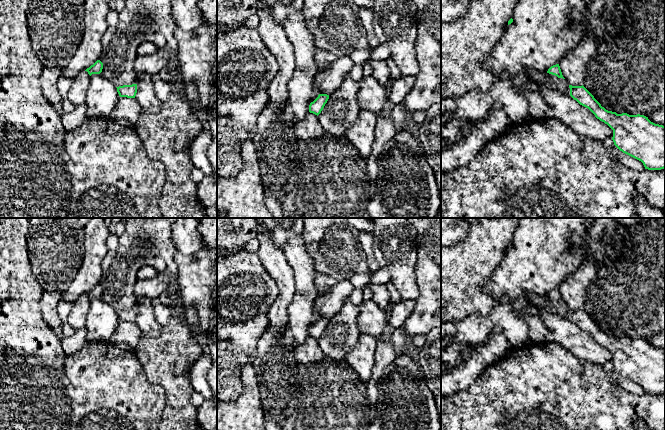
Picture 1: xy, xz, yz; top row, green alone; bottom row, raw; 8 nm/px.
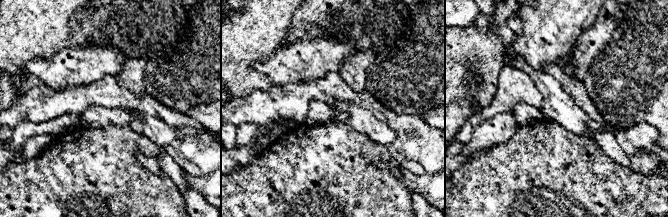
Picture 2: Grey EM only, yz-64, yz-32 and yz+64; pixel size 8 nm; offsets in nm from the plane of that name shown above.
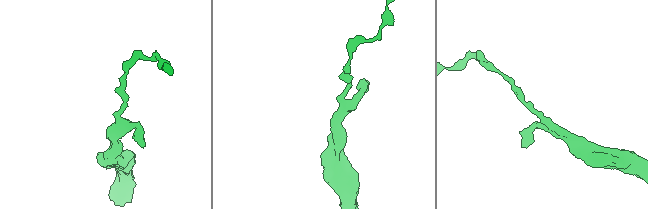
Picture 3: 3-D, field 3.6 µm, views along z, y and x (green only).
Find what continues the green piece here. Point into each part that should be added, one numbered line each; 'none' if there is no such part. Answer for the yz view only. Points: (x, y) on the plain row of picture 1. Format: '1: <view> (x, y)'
1: yz (559, 308)

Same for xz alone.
none

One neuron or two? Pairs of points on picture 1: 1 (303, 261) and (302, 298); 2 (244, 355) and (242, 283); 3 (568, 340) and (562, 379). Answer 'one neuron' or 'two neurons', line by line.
1: one neuron
2: one neuron
3: two neurons

